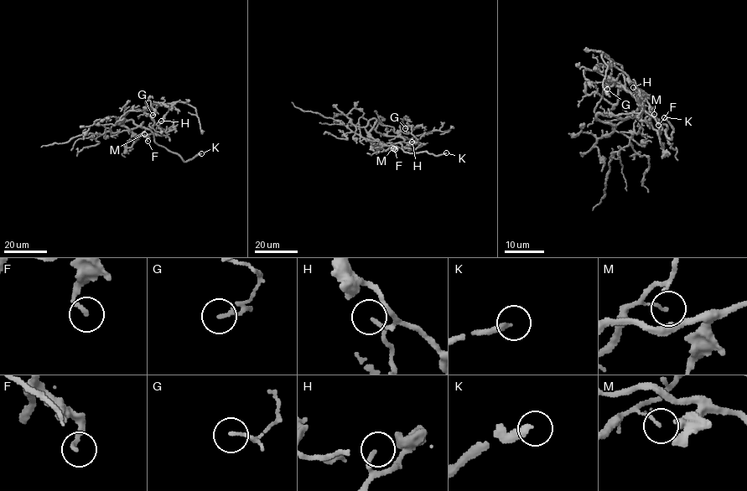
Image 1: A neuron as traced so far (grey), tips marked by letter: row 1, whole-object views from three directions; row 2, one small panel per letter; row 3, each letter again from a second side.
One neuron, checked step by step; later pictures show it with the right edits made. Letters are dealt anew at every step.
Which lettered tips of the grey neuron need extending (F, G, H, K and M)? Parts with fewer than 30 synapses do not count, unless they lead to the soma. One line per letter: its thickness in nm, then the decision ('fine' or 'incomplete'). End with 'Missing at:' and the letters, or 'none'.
F: 170 nm | fine
G: 140 nm | fine
H: 110 nm | fine
K: 280 nm | incomplete
M: 110 nm | fine
Missing at: K

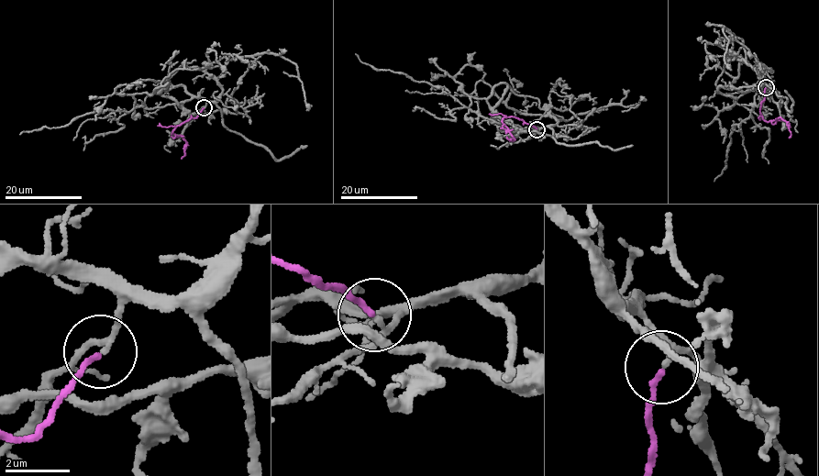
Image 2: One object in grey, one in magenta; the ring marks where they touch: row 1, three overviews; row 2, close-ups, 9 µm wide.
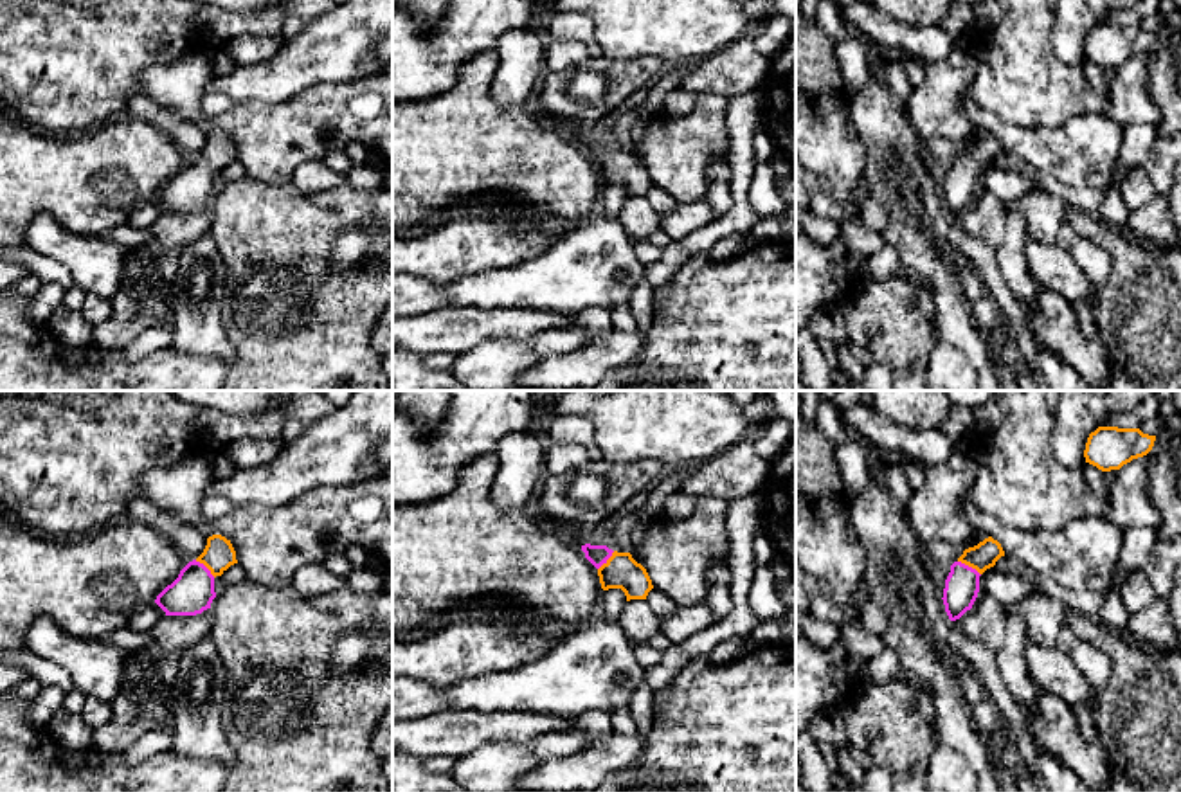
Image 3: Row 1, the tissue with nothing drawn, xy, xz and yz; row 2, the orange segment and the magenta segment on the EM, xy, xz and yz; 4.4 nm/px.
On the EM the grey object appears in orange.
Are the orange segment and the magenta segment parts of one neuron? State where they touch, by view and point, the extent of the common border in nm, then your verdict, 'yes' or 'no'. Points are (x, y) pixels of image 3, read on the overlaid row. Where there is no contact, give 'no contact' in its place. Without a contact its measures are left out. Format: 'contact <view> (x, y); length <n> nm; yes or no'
contact yz (969, 566); length 120 nm; yes

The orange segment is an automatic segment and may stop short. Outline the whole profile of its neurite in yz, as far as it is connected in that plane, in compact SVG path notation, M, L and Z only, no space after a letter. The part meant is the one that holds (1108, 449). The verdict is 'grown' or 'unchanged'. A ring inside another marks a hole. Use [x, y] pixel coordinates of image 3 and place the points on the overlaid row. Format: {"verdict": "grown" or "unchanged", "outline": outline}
{"verdict": "unchanged", "outline": "M1098 427L1087 437L1084 457L1102 472L1120 470L1132 459L1147 455L1154 441L1156 436L1140 428Z"}

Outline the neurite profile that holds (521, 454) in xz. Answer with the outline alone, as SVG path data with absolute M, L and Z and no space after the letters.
M542 427L511 432L499 441L491 499L500 509L535 509L545 477L545 446Z

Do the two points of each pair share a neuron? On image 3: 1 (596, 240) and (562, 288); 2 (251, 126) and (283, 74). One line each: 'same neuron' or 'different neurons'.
1: same neuron
2: different neurons

